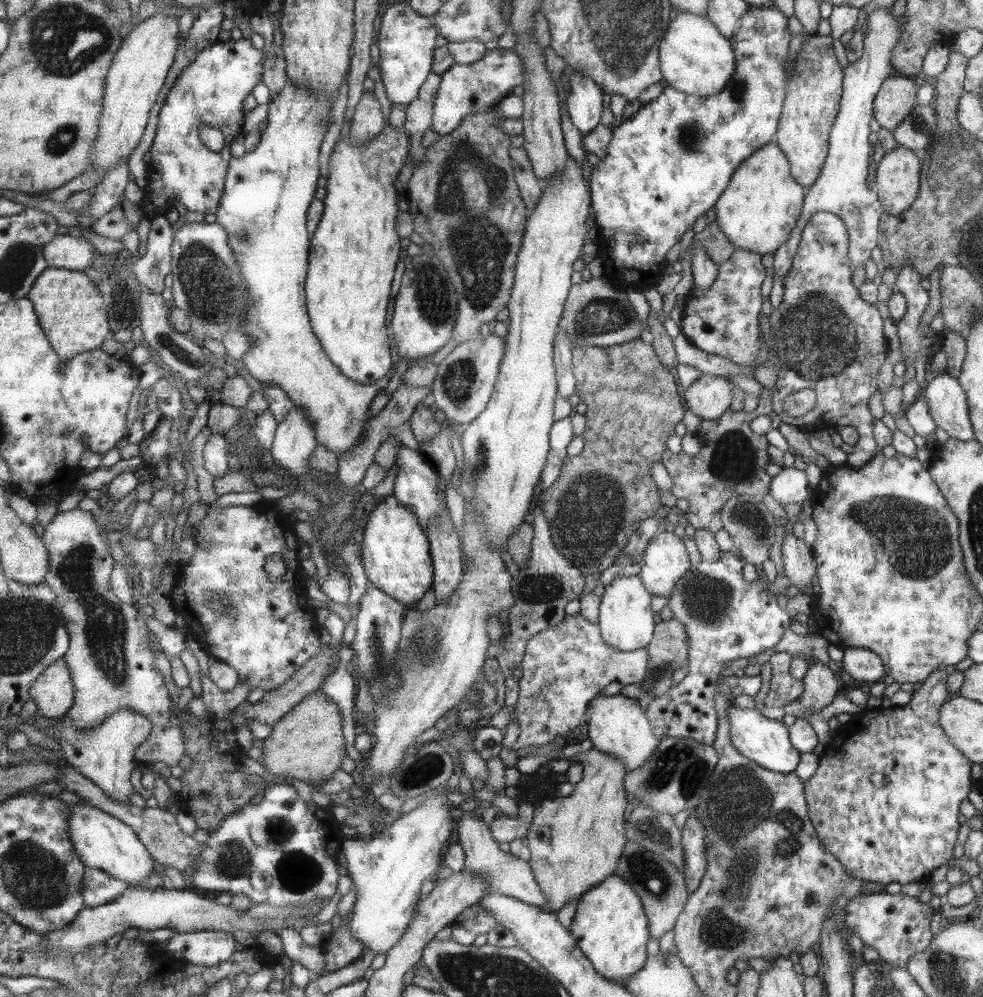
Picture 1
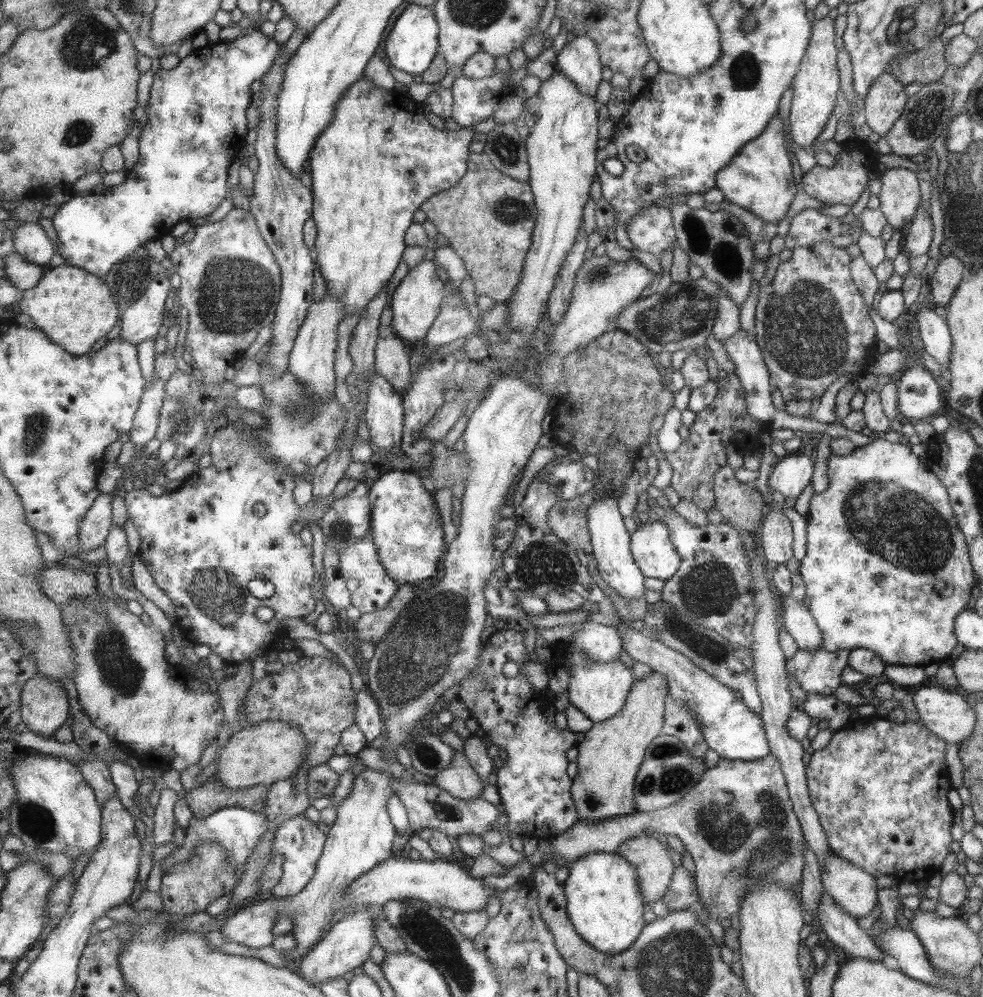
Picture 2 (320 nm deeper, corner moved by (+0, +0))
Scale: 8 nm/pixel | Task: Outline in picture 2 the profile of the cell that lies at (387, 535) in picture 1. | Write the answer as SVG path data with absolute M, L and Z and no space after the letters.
M391 470L380 475L376 480L369 482L370 500L370 530L375 546L378 548L378 556L382 561L387 574L396 580L399 585L417 584L420 587L421 580L433 577L436 574L439 556L443 554L443 528L441 518L431 491L422 483L419 476L403 470Z

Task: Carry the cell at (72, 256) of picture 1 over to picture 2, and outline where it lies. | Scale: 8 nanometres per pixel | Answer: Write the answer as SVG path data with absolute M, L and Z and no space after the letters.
M22 223L13 228L15 250L18 256L48 269L49 260L58 253L51 238L39 223Z

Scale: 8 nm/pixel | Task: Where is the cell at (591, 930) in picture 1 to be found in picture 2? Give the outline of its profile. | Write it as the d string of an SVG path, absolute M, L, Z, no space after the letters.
M595 852L568 864L569 874L562 884L567 917L575 932L599 952L625 951L644 927L643 908L633 865L617 853Z

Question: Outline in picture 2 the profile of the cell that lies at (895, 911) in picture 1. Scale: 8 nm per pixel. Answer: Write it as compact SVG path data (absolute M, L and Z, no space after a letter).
M830 849L825 862L821 863L820 878L823 892L853 918L860 919L870 914L877 904L875 879L835 856Z

